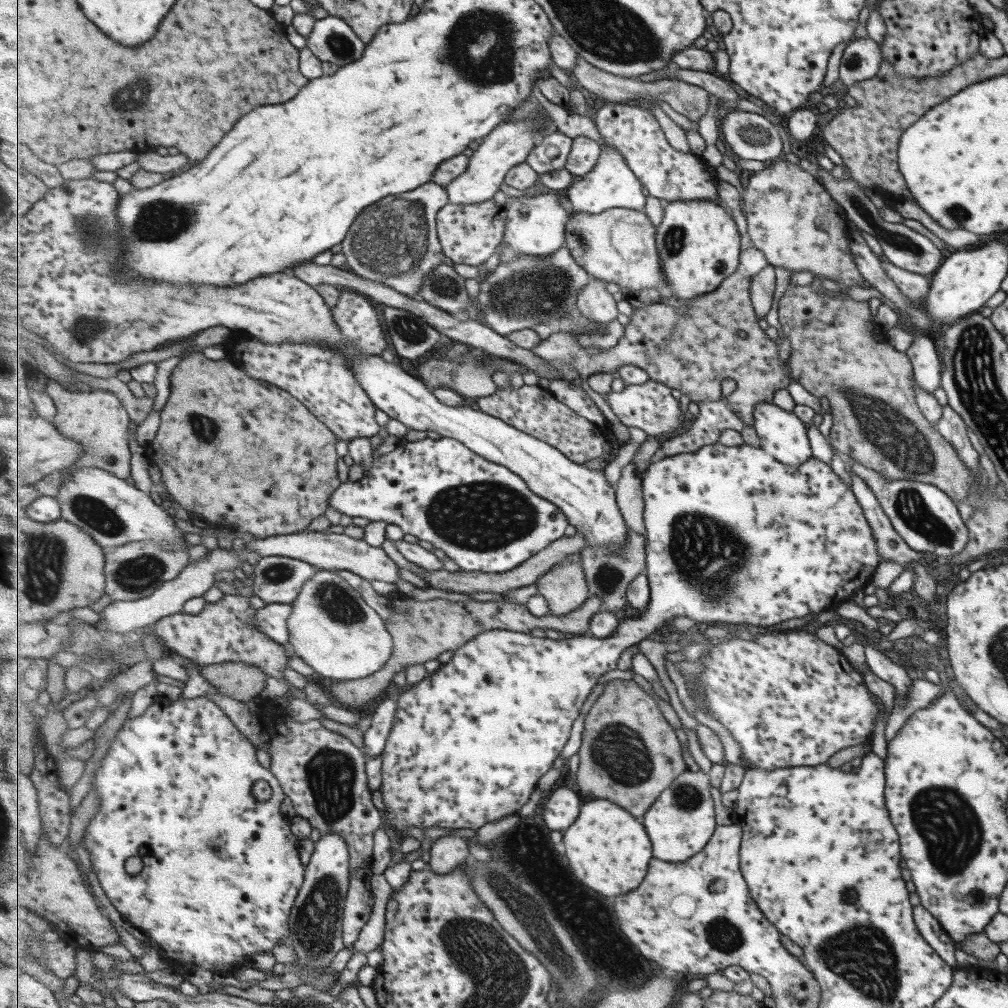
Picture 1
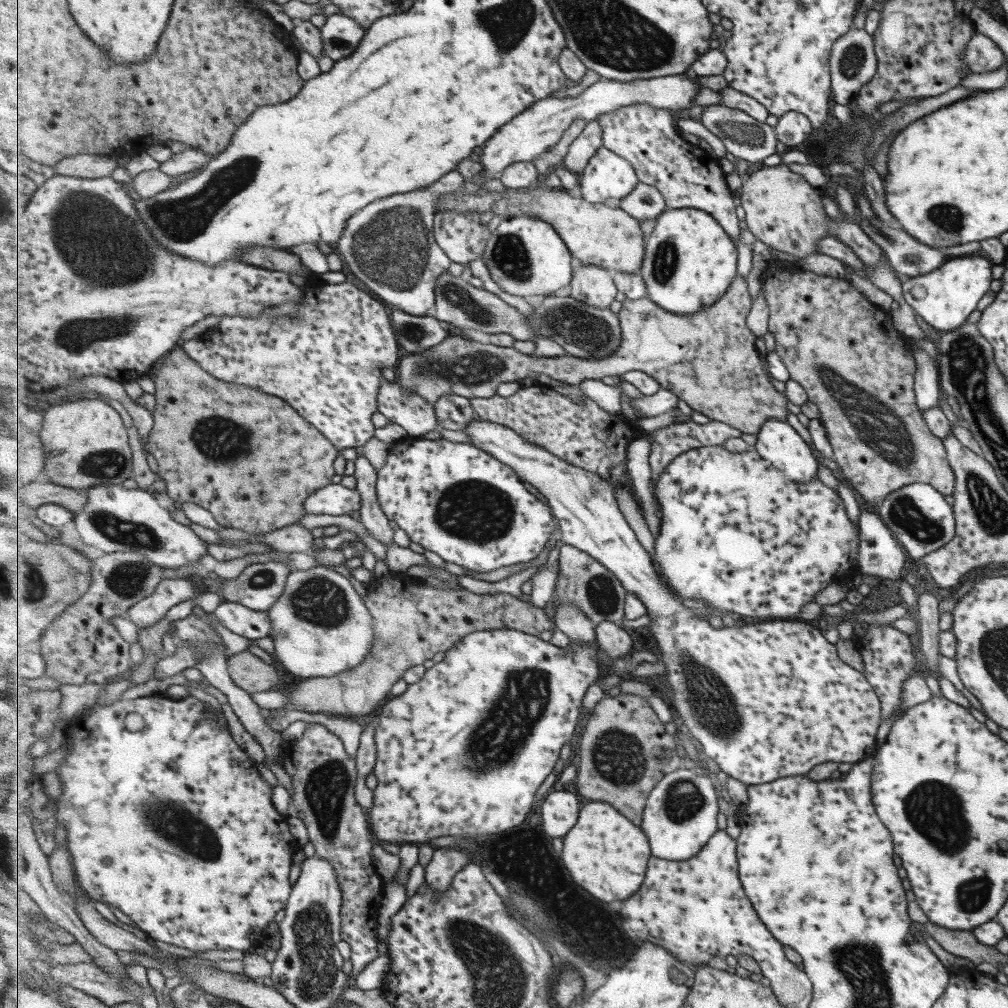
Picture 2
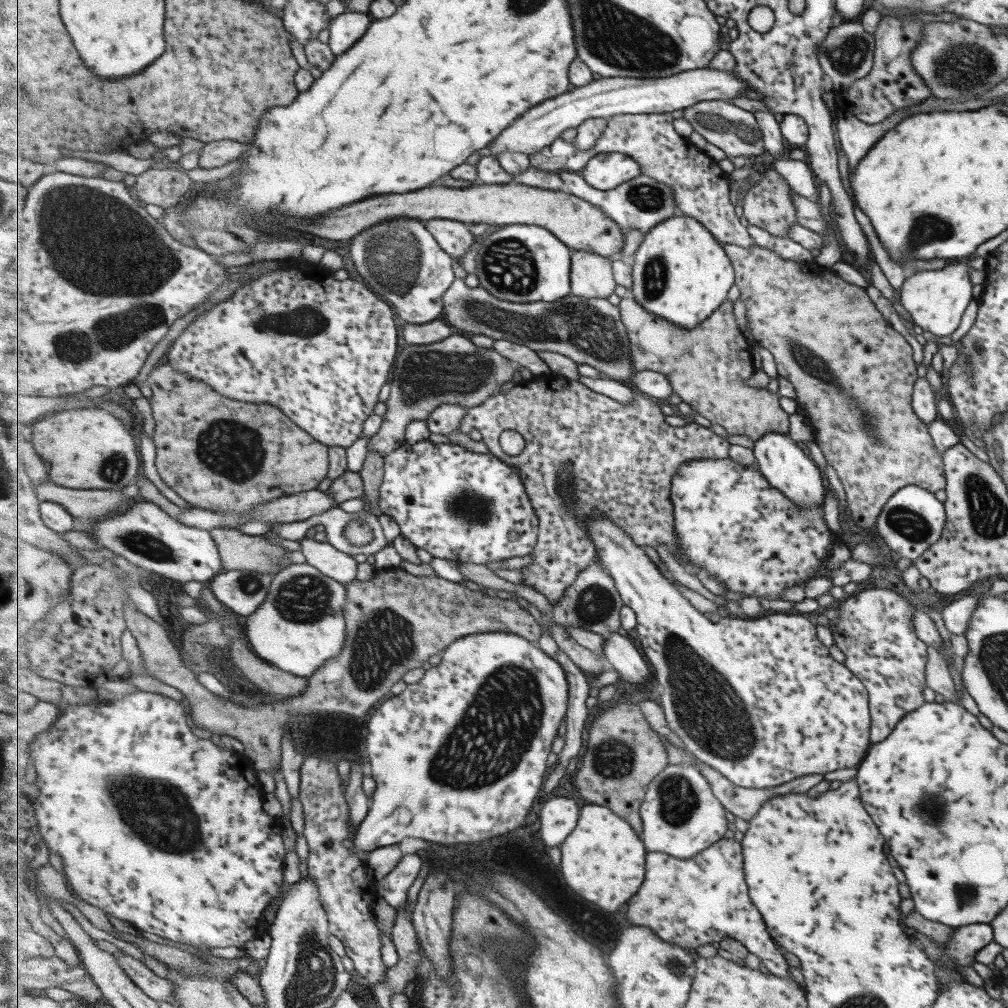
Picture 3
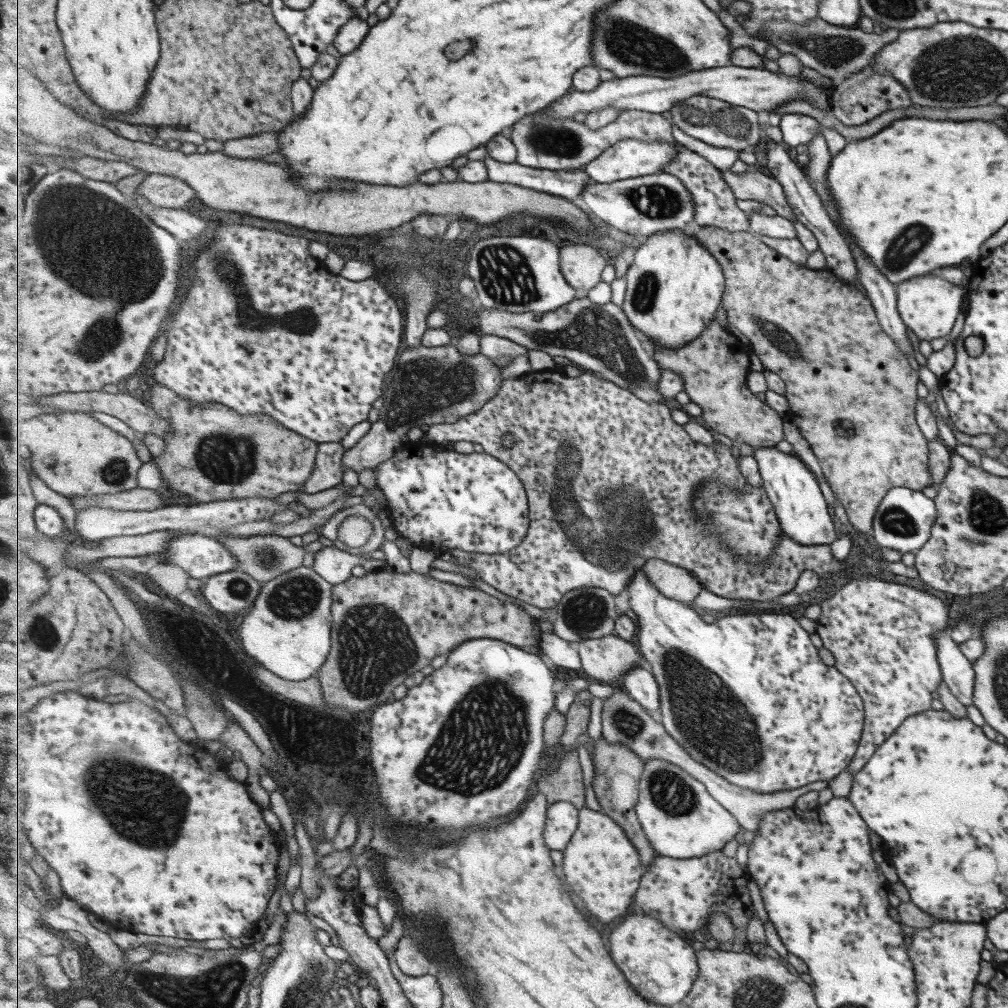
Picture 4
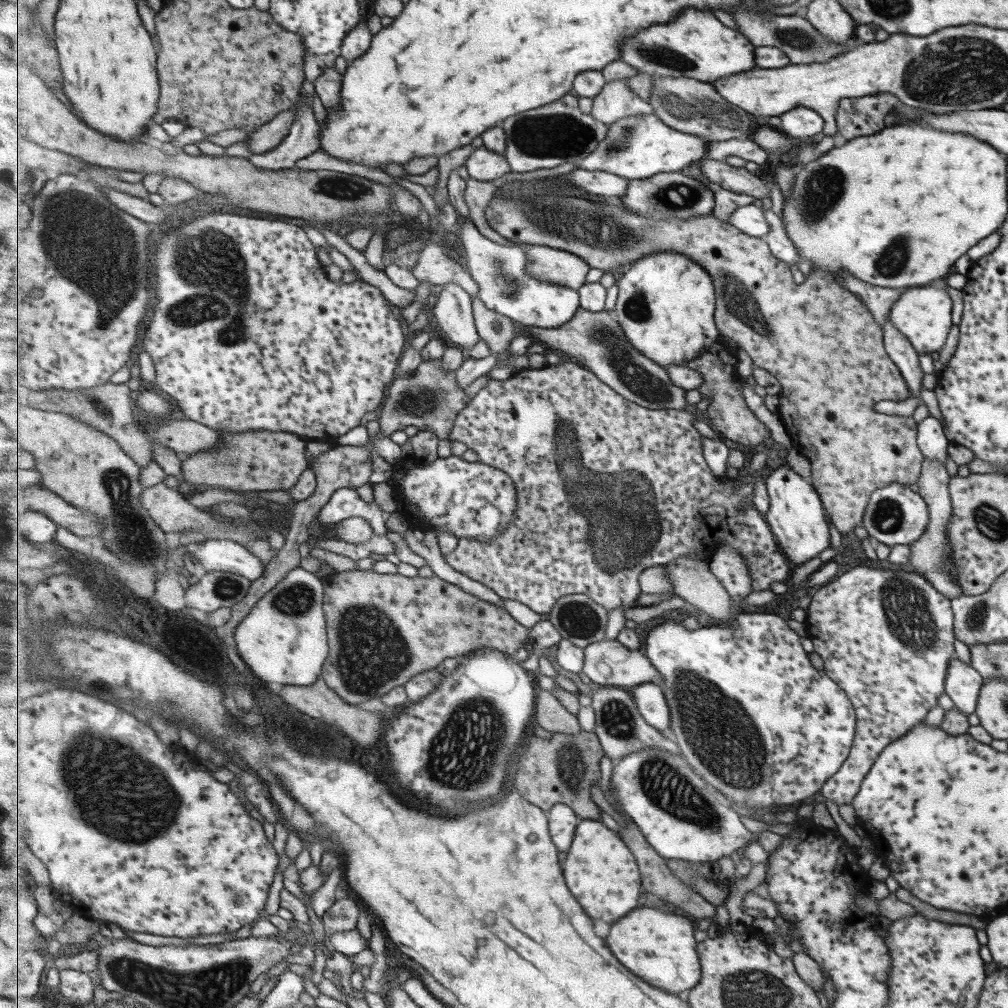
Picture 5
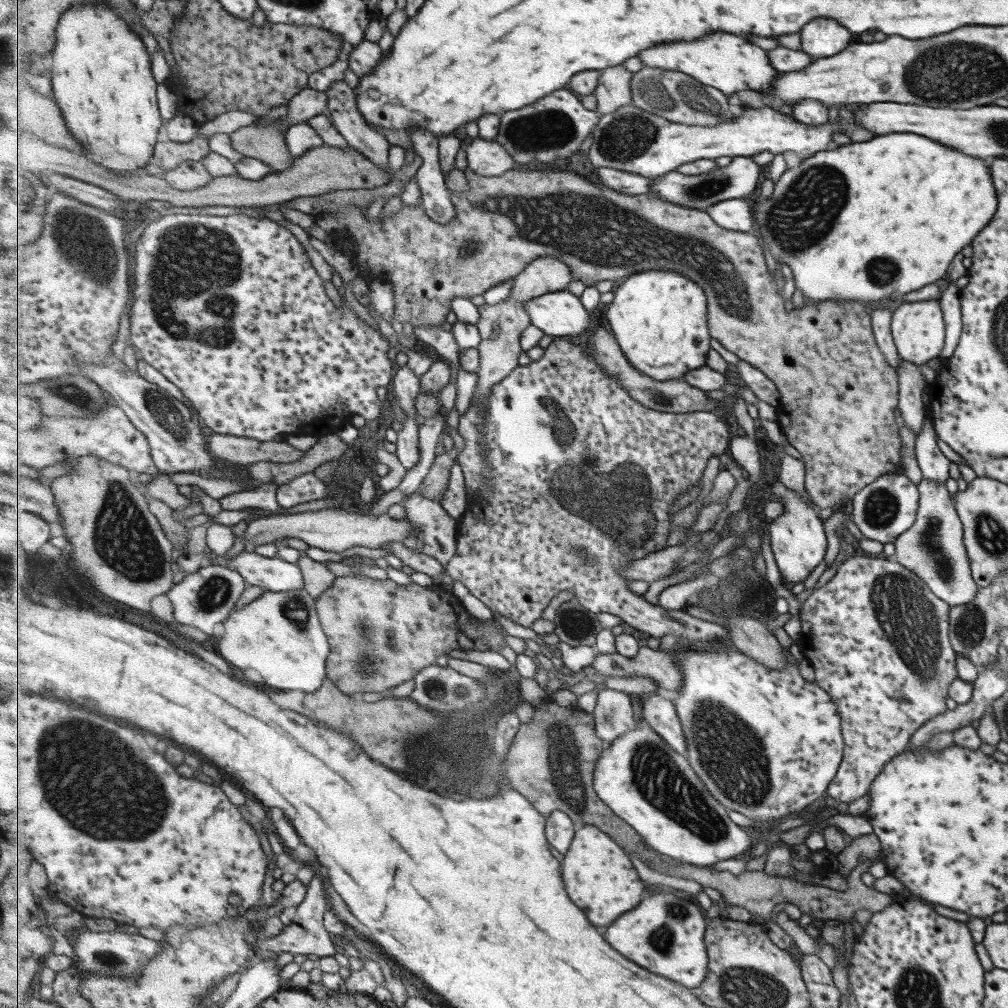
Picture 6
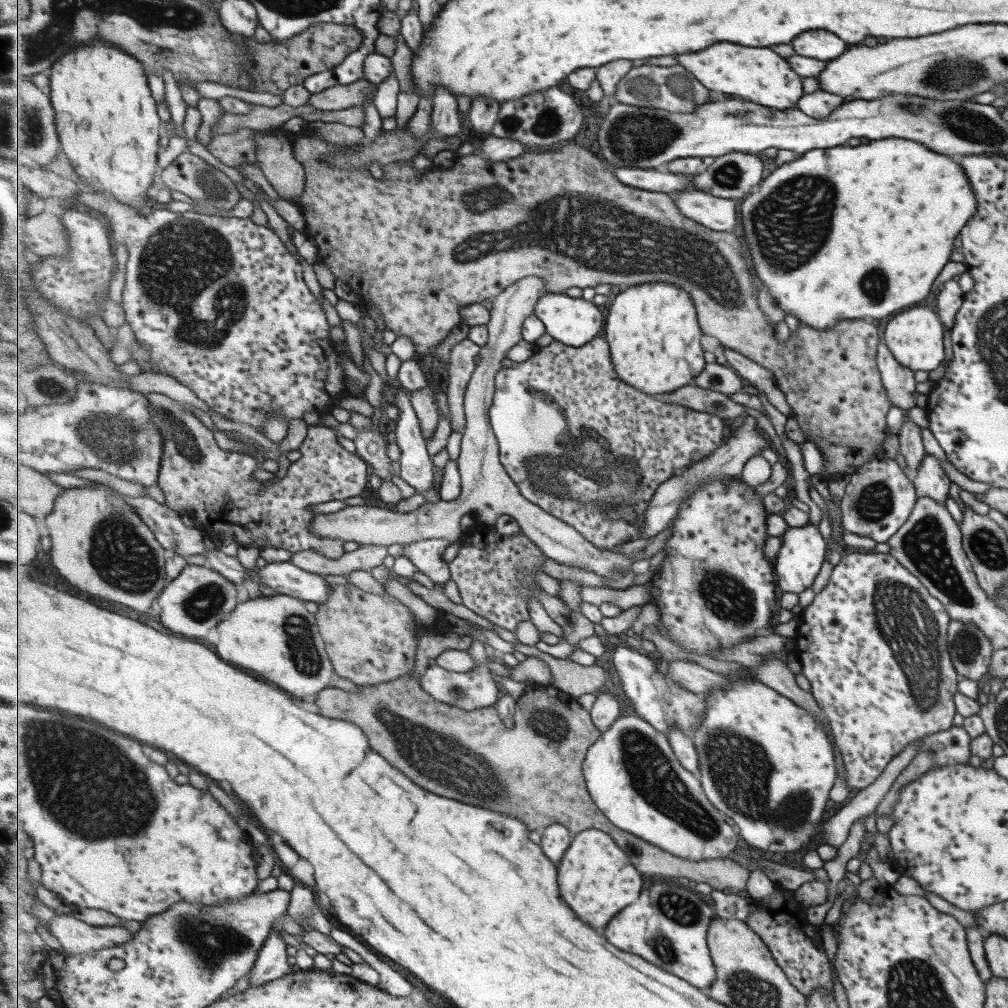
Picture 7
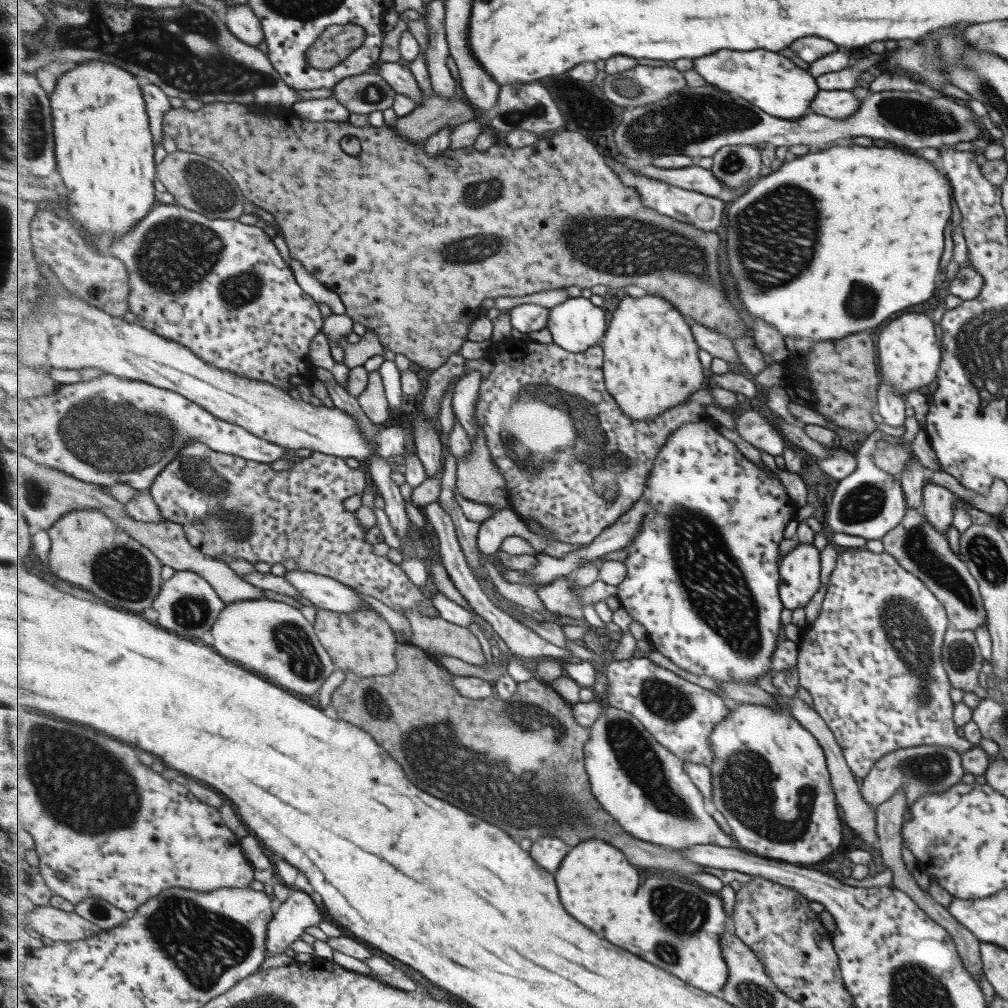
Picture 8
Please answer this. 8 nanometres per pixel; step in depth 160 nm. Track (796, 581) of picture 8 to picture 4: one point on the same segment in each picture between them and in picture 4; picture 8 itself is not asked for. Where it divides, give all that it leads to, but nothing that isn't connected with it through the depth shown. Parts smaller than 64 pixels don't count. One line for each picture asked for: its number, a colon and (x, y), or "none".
4: (802, 513)
5: (796, 516)
6: (798, 543)
7: (801, 554)

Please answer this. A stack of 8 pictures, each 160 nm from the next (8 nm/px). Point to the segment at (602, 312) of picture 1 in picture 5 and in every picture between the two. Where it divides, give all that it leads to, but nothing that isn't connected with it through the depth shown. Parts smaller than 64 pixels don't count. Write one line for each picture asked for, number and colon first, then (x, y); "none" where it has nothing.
2: (593, 285)
3: (592, 276)
4: (583, 266)
5: (561, 267)

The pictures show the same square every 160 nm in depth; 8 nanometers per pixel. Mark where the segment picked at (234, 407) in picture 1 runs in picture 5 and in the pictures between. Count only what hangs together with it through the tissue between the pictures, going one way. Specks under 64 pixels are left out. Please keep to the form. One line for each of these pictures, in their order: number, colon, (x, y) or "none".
2: (249, 458)
3: (218, 453)
4: (212, 453)
5: (250, 461)

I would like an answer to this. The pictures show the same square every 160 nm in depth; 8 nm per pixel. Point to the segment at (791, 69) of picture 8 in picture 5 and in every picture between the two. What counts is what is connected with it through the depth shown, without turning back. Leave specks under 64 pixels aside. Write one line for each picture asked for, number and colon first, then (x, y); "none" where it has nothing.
5: (698, 46)
6: (730, 63)
7: (758, 75)

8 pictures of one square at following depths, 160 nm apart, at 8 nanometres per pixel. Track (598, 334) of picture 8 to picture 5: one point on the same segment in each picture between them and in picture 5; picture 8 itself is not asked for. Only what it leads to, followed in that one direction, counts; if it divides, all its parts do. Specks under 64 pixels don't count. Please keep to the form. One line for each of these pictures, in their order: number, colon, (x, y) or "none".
5: (501, 270)
6: (558, 314)
7: (573, 321)

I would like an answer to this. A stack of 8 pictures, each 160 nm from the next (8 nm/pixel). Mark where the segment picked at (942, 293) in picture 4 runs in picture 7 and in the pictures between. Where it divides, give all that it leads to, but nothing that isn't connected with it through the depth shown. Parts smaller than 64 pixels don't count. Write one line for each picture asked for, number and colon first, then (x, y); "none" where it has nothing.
5: (922, 314)
6: (917, 329)
7: (914, 337)

